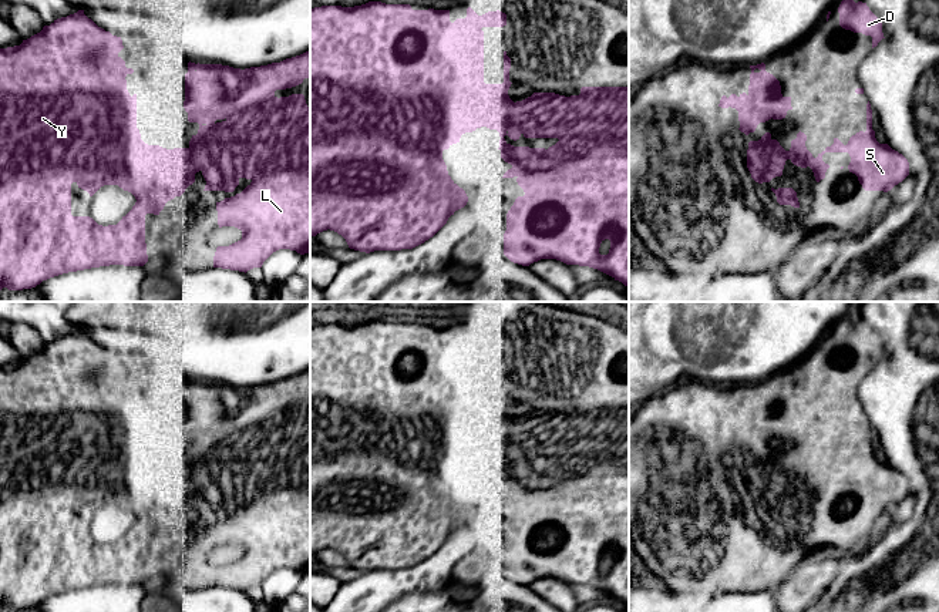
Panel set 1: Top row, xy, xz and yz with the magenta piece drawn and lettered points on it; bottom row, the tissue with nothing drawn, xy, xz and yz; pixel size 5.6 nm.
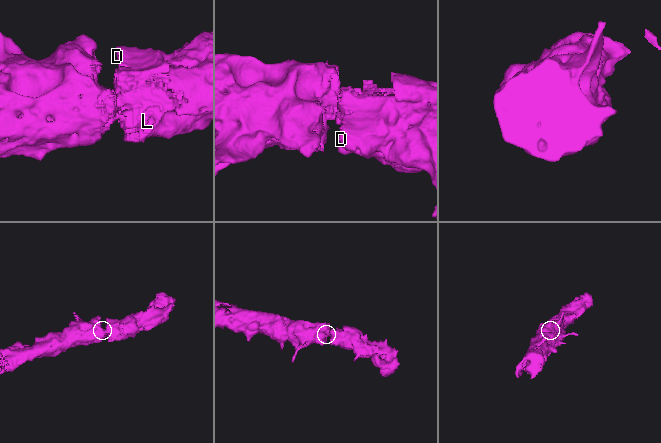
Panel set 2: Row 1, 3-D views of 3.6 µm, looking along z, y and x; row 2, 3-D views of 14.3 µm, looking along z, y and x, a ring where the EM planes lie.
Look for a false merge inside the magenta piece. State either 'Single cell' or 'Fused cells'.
Single cell

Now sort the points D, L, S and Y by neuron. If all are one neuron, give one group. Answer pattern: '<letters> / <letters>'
D L S Y

